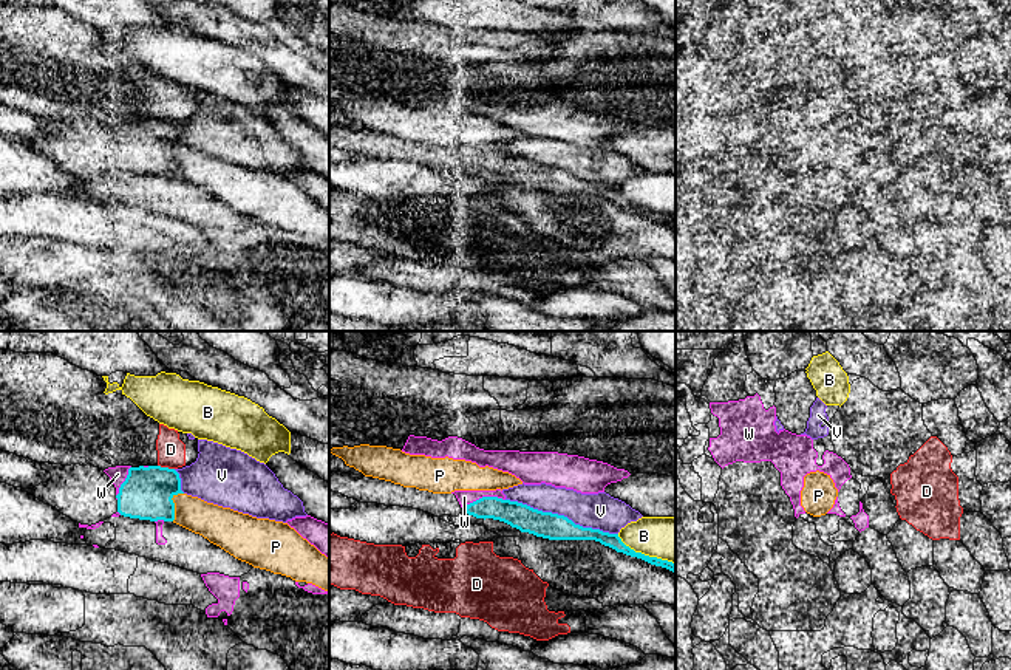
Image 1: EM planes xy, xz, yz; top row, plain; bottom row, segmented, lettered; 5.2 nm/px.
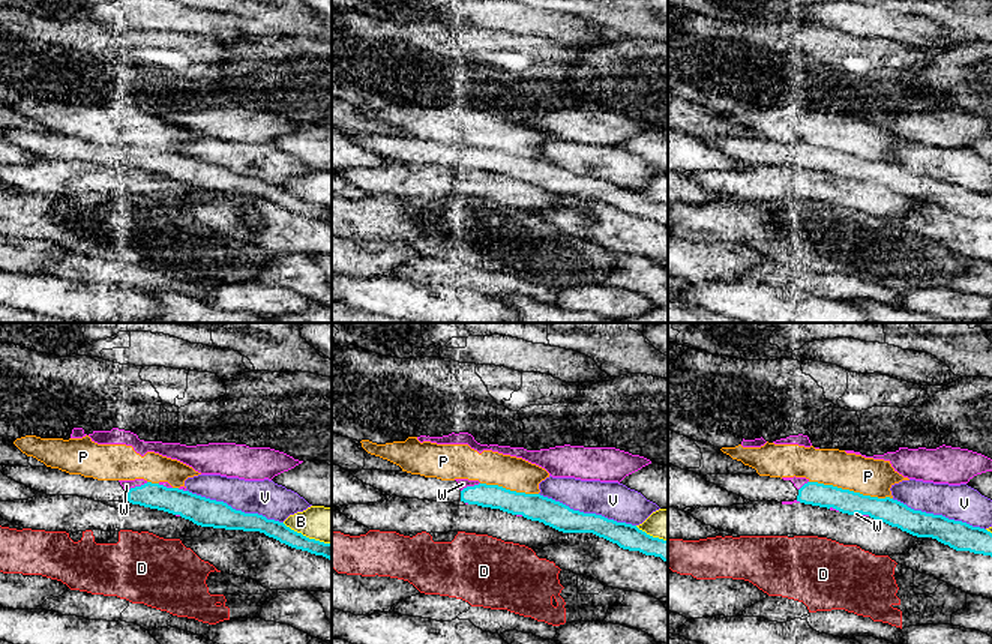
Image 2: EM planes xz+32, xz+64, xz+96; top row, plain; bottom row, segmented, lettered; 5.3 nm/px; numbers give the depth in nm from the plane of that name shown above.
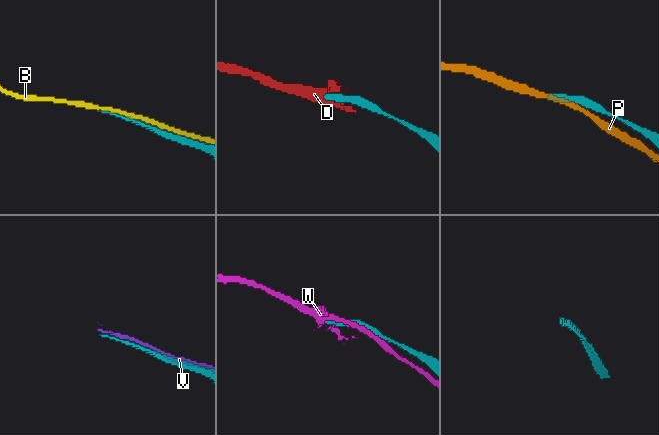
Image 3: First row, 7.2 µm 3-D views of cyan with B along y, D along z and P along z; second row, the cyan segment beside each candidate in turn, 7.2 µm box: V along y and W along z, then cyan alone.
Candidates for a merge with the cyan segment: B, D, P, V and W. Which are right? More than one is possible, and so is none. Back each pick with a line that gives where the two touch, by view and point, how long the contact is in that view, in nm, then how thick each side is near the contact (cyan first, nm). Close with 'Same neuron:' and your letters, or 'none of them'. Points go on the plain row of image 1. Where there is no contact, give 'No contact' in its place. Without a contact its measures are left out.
Same neuron: none of them

